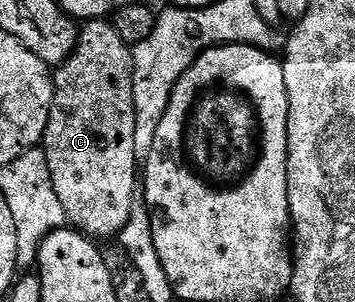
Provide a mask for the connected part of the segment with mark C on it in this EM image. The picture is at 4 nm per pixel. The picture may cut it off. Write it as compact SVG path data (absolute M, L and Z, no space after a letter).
M92 20L88 26L79 31L76 39L76 47L72 55L65 60L63 66L59 67L54 74L54 96L52 97L52 107L50 116L46 124L42 149L46 156L46 164L50 164L50 180L54 180L54 192L58 192L58 201L62 204L62 212L66 212L68 222L81 234L92 240L100 238L115 239L126 228L126 220L130 218L132 201L138 192L138 159L135 154L135 140L138 135L135 132L135 104L136 91L132 83L132 50L118 36L118 32L112 27L111 21Z

